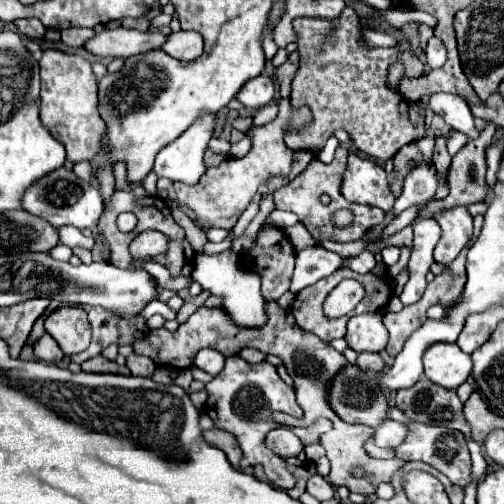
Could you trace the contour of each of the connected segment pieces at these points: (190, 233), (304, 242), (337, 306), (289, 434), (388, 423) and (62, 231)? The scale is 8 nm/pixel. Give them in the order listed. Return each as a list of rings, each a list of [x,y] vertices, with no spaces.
[[[167,198],[166,203],[170,205],[171,215],[173,215],[173,219],[185,229],[185,235],[187,235],[187,241],[189,241],[189,245],[193,247],[193,251],[199,255],[199,253],[203,253],[203,247],[205,247],[205,243],[207,243],[207,235],[205,235],[205,231],[203,229],[199,229],[177,205],[175,205],[175,200]]]
[[[301,223],[293,225],[293,227],[287,227],[285,229],[285,235],[289,237],[291,245],[295,247],[295,251],[301,251],[305,247],[311,247],[311,245],[317,245],[317,241],[313,241],[313,237],[305,231],[305,227]]]
[[[343,279],[333,291],[329,293],[323,303],[323,309],[330,319],[339,319],[341,315],[351,313],[359,301],[365,297],[365,289],[355,279]]]
[[[279,427],[279,429],[269,431],[265,443],[279,457],[293,457],[293,455],[299,455],[299,451],[303,449],[301,439],[287,427]]]
[[[385,419],[377,429],[375,429],[375,443],[379,447],[391,447],[395,449],[397,445],[403,443],[407,435],[407,425],[393,421],[393,419]]]
[[[63,225],[63,227],[57,227],[57,233],[59,233],[59,243],[61,245],[67,245],[67,247],[85,247],[85,249],[91,249],[91,243],[89,239],[77,229],[77,227],[69,227],[69,225]]]

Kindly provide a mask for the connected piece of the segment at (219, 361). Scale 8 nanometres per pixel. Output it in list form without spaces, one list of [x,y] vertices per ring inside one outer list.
[[[201,349],[195,357],[195,365],[203,371],[207,371],[209,375],[217,375],[221,371],[221,367],[225,365],[225,357],[213,349]]]

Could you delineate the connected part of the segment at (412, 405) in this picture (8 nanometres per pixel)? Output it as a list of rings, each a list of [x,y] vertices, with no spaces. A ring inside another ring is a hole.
[[[425,375],[413,387],[397,391],[397,407],[409,417],[409,421],[457,429],[463,431],[467,439],[471,435],[457,393],[437,387],[425,379]]]

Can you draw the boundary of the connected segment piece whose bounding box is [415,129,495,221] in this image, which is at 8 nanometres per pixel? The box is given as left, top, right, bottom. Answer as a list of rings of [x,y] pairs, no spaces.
[[[485,129],[481,131],[481,135],[473,141],[467,141],[467,145],[453,157],[451,169],[449,169],[449,195],[445,199],[435,199],[429,201],[419,215],[415,217],[415,221],[419,219],[429,219],[431,215],[435,215],[437,211],[445,211],[445,209],[453,209],[457,205],[469,205],[469,203],[477,203],[477,201],[485,201],[487,191],[485,191],[485,171],[487,171],[487,161],[485,161],[485,149],[491,145],[493,141],[493,133],[495,129]]]

